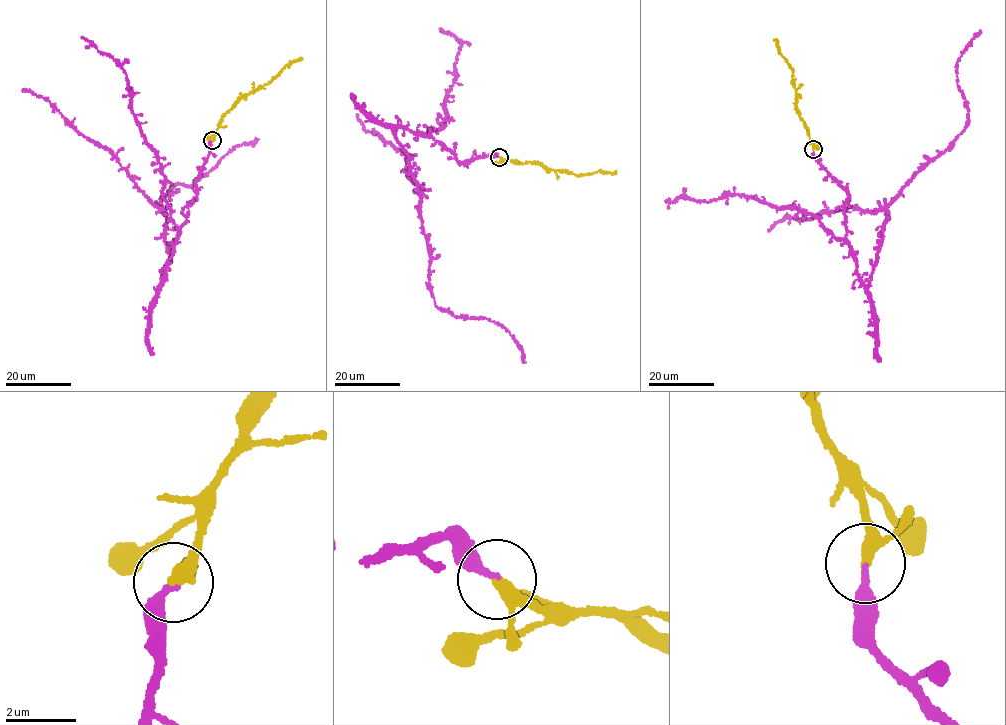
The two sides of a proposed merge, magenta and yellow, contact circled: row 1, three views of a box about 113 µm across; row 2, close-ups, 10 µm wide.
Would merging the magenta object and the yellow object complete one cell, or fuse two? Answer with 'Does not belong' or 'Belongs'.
Belongs

